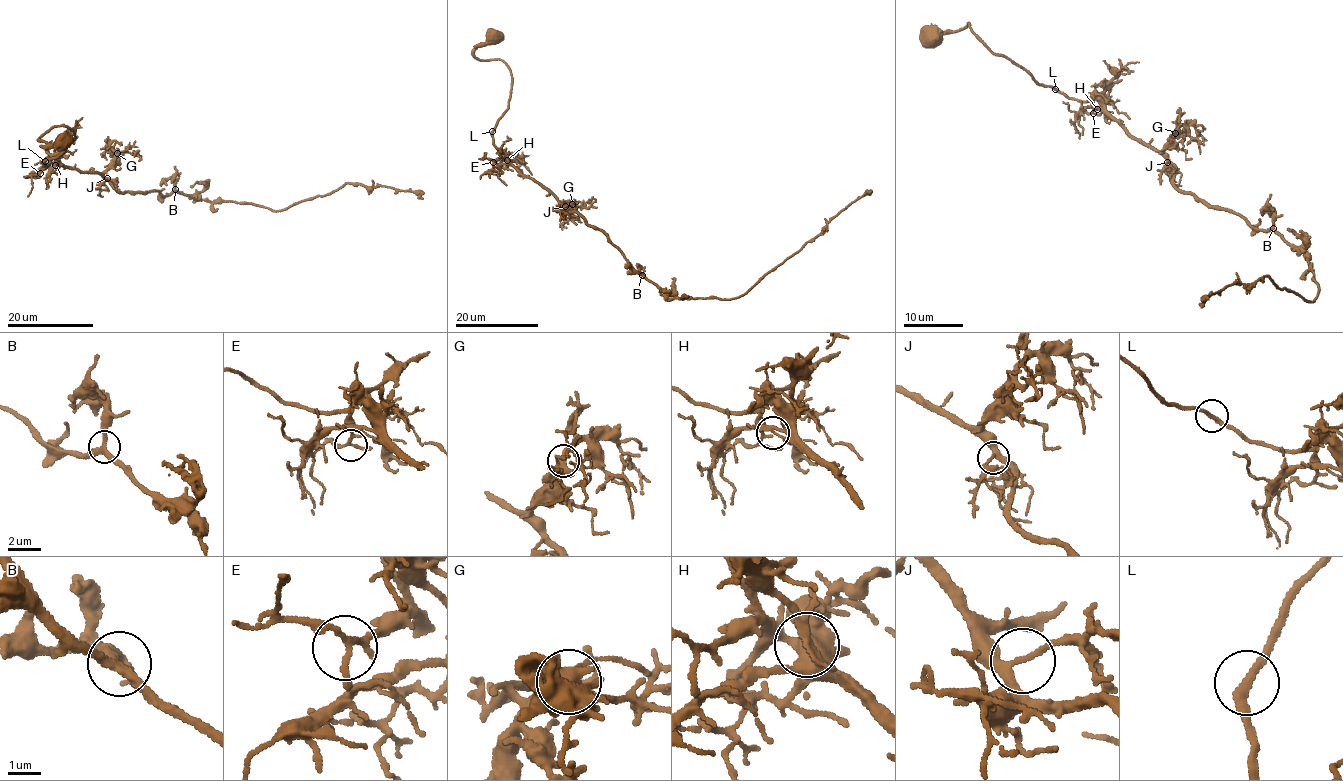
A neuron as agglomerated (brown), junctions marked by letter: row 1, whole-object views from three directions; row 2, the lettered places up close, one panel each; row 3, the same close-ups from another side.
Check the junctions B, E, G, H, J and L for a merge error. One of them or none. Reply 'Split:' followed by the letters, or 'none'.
Split: none

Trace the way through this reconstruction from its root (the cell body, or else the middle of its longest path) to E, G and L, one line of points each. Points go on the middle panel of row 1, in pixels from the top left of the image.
E: (493, 36), (473, 53), (482, 60), (501, 59), (511, 72), (509, 105), (493, 132), (500, 154), (493, 162)
G: (493, 36), (473, 53), (501, 59), (511, 72), (509, 105), (493, 145), (508, 163), (572, 204)
L: (493, 36), (492, 41), (481, 44), (473, 53), (482, 60), (501, 59), (511, 72), (509, 105), (493, 131)

